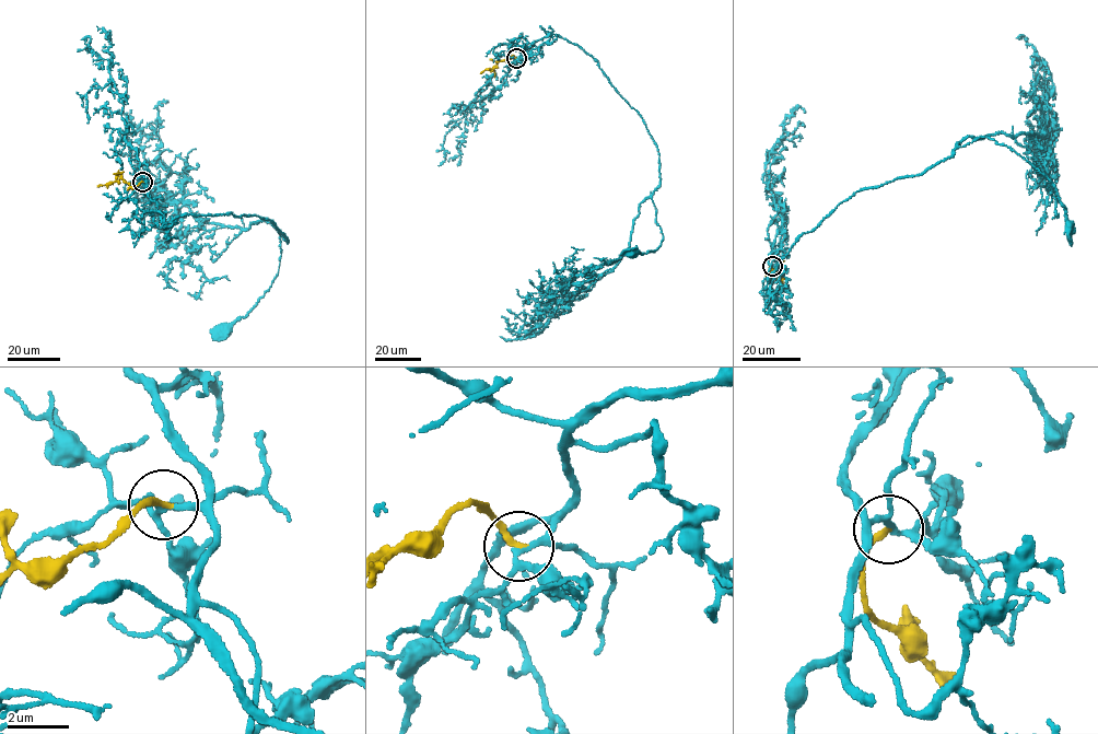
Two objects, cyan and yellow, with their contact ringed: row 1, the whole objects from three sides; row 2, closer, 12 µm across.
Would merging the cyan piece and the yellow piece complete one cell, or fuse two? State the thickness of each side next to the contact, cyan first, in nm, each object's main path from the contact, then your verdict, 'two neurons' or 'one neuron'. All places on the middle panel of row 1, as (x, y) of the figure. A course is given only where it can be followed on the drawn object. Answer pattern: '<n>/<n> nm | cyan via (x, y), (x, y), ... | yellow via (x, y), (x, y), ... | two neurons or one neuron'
150/220 nm | cyan via (516, 58), (549, 32), (568, 39), (642, 118), (657, 147), (652, 198), (663, 237), (656, 249), (631, 253) | yellow via (516, 58), (513, 56), (480, 73) | one neuron

